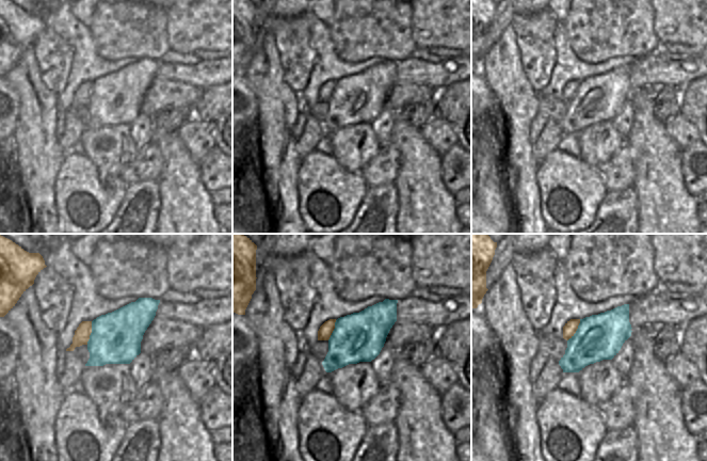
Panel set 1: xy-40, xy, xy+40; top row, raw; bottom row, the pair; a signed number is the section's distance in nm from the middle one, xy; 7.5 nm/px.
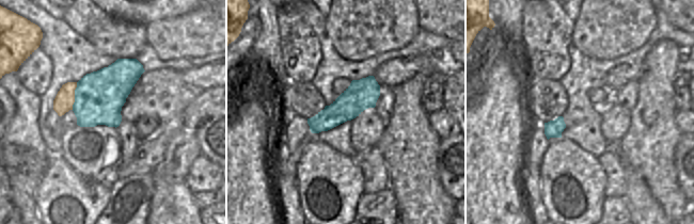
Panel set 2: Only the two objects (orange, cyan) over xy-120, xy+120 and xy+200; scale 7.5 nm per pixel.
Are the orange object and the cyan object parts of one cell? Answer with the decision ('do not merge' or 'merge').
do not merge

